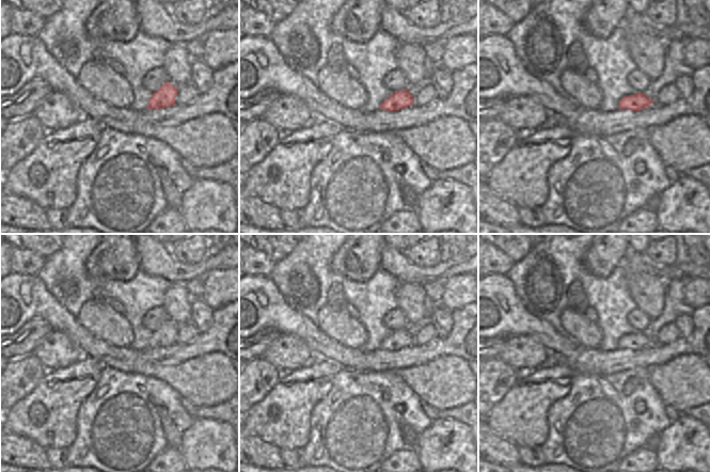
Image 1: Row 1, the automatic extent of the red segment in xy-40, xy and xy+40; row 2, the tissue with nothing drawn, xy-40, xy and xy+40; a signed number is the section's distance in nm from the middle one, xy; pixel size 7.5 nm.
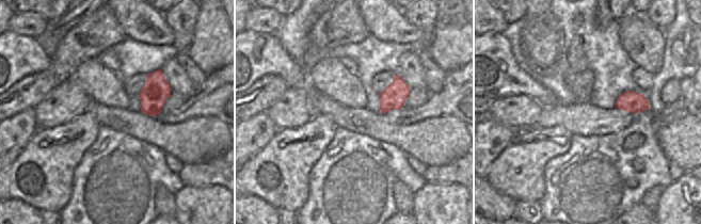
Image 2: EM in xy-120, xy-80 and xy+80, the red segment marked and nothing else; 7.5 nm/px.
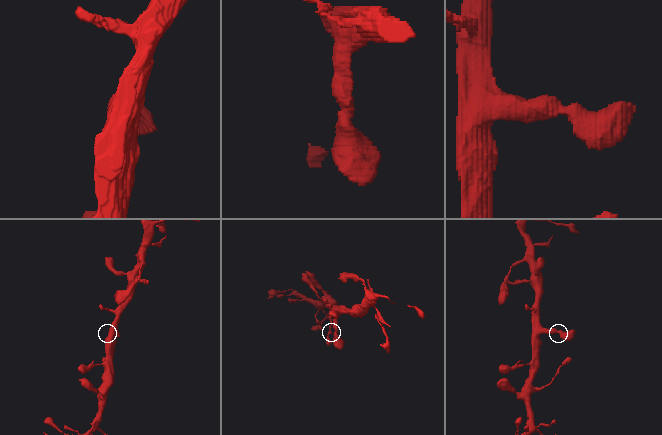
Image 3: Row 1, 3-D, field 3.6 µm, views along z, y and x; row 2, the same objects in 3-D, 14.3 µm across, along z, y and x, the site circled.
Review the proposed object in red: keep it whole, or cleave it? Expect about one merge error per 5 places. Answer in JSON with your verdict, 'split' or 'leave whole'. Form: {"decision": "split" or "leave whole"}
{"decision": "leave whole"}

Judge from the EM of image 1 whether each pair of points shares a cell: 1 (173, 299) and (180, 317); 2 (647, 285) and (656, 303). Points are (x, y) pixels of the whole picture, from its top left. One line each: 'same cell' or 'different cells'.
1: same cell
2: same cell

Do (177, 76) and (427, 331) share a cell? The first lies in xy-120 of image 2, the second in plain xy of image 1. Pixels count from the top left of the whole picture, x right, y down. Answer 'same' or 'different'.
different

